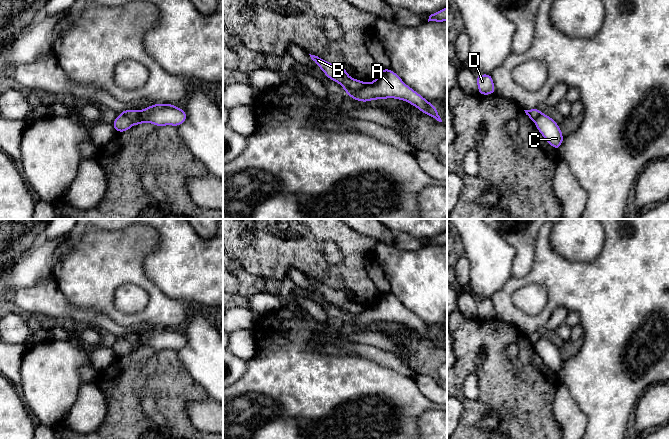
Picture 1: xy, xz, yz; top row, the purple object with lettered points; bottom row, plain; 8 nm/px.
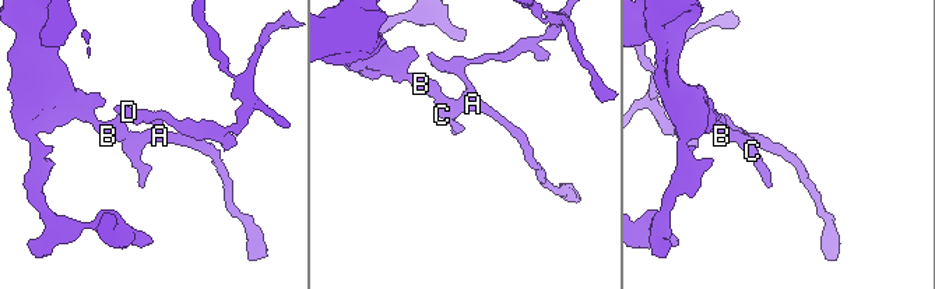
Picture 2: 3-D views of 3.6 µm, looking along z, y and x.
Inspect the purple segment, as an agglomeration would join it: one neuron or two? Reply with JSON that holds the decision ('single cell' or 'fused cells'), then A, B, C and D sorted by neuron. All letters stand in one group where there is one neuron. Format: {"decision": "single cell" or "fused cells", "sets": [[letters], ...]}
{"decision": "fused cells", "sets": [["A", "C", "D"], ["B"]]}

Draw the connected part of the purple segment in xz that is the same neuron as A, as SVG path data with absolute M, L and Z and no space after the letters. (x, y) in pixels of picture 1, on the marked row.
M381 69L378 77L374 79L373 82L366 83L356 92L350 87L342 87L354 100L361 102L368 102L376 99L384 100L386 98L404 100L417 107L424 114L442 122L435 106L406 85L391 69Z

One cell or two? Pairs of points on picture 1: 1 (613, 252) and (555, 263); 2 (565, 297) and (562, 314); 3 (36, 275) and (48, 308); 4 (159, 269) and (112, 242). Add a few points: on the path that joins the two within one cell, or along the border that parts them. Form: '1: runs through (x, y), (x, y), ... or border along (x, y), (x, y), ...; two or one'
1: runs through (600, 267), (598, 269), (570, 269); one
2: border along (569, 311), (562, 306), (556, 306), (546, 321); two
3: border along (52, 276), (37, 285), (16, 289); two
4: border along (158, 242), (143, 259), (143, 270), (151, 281); two

